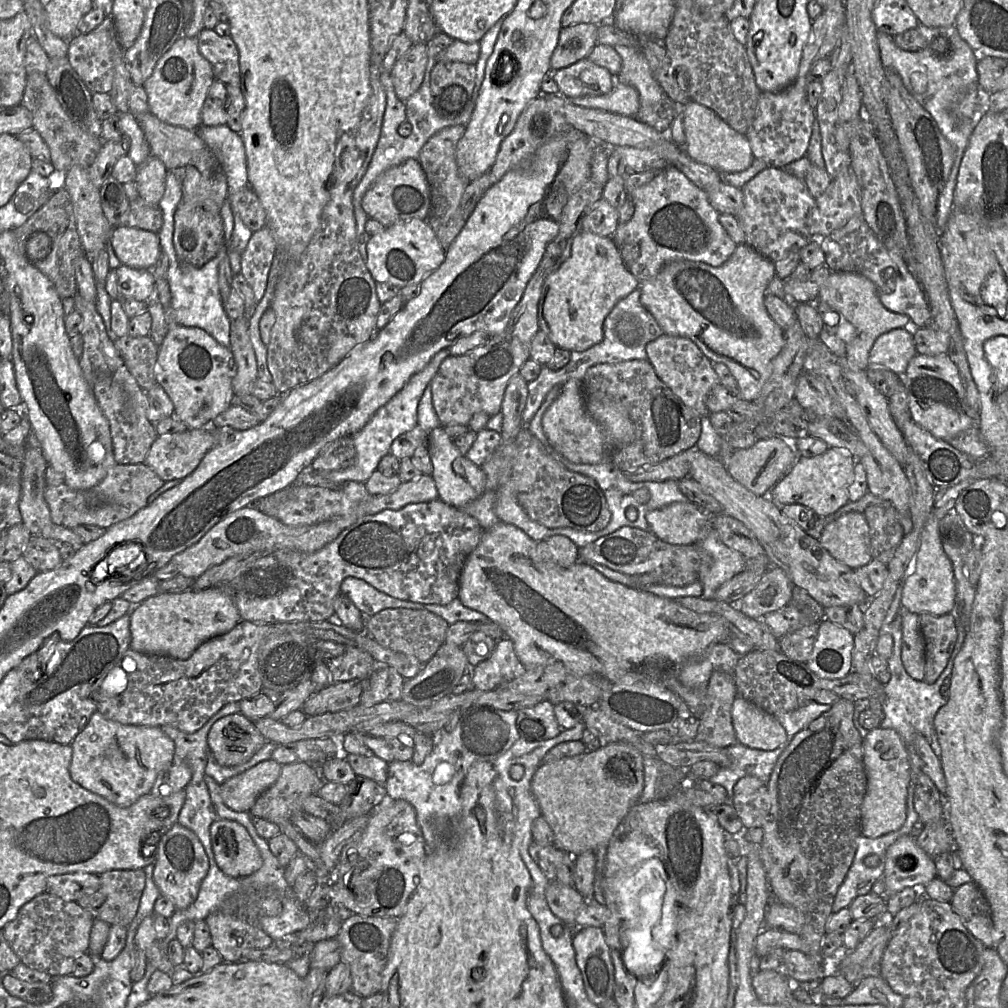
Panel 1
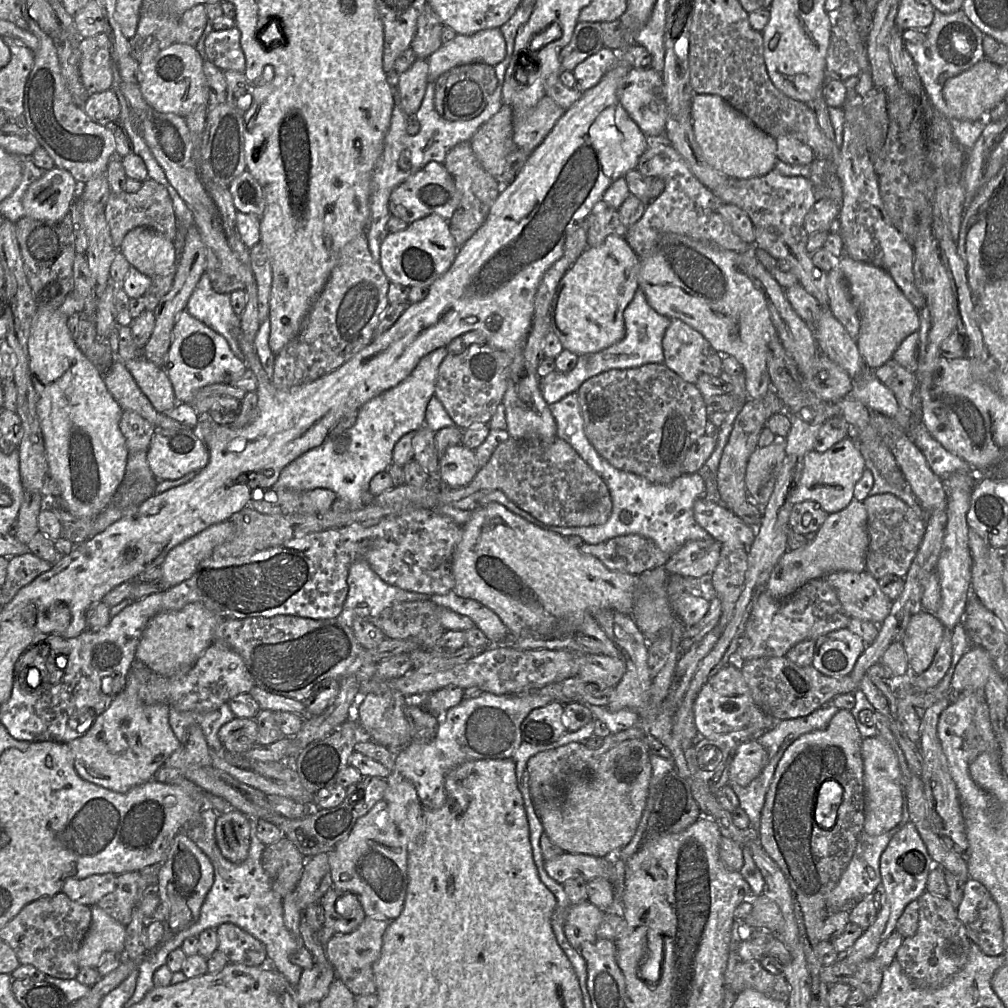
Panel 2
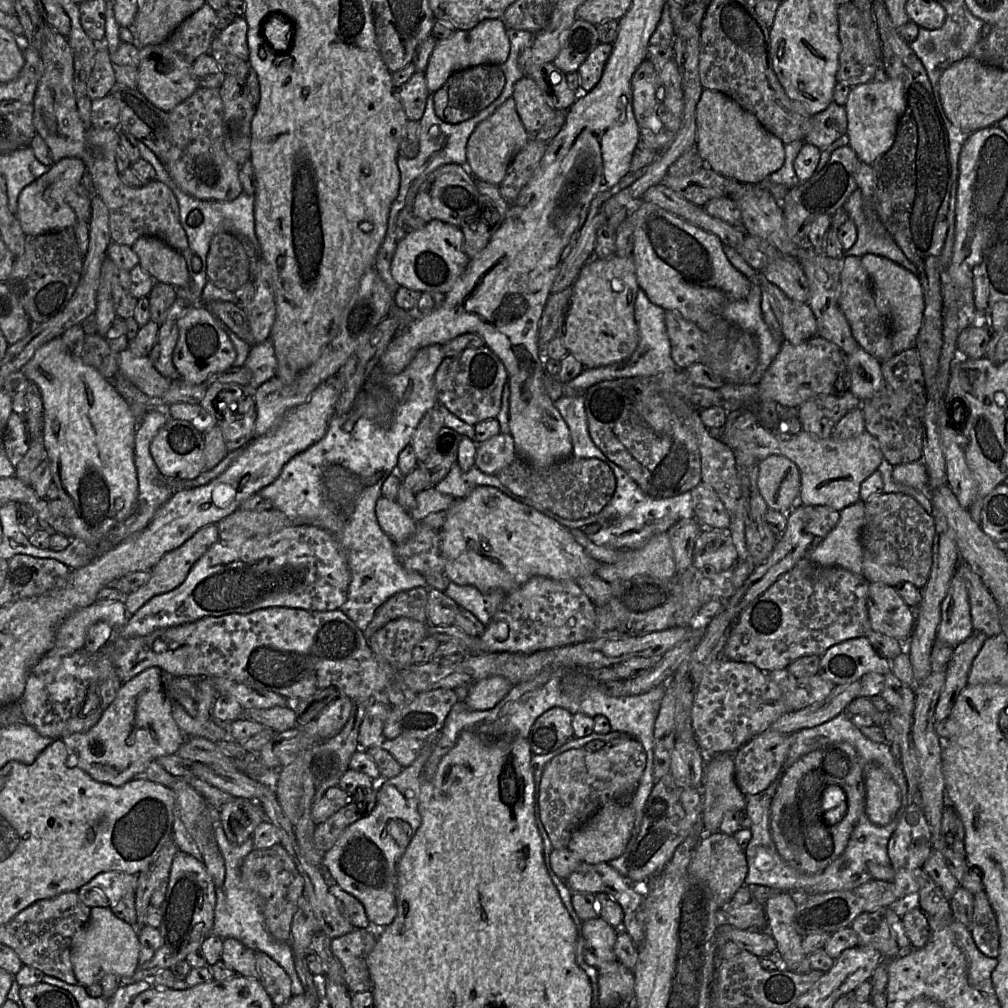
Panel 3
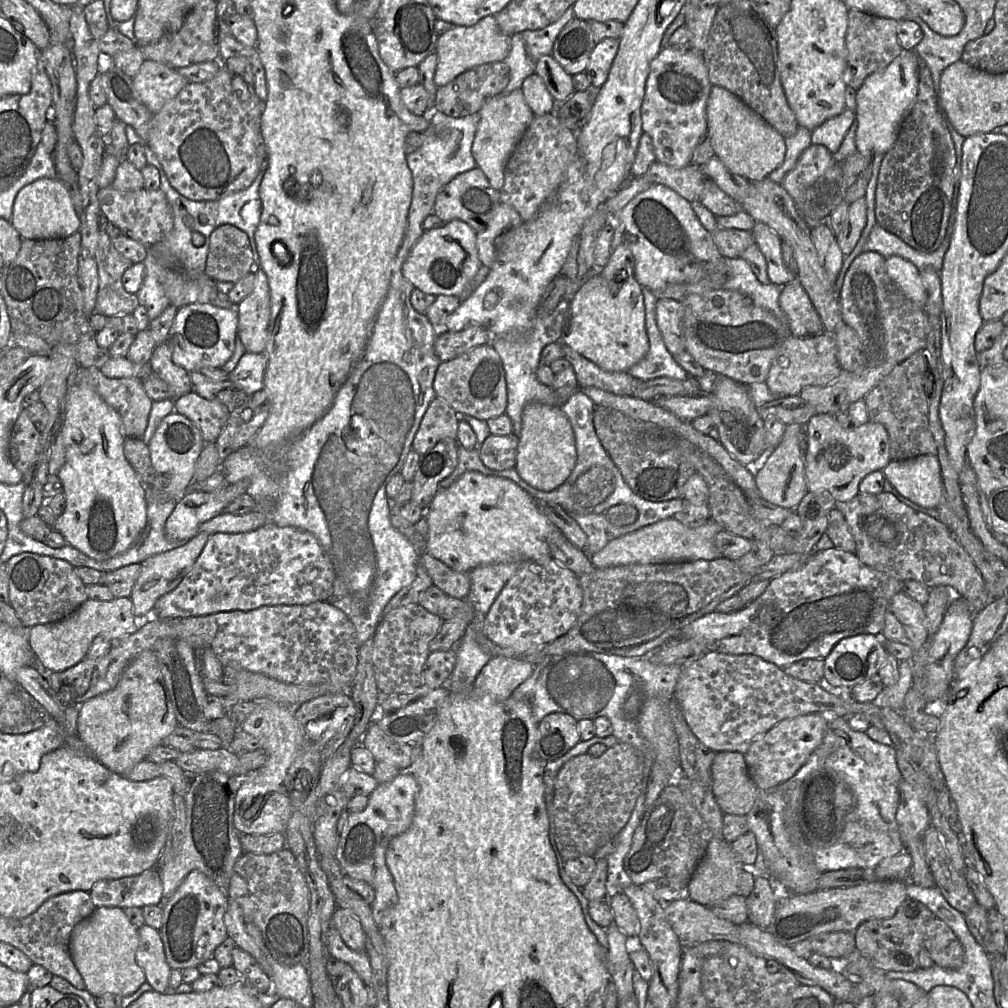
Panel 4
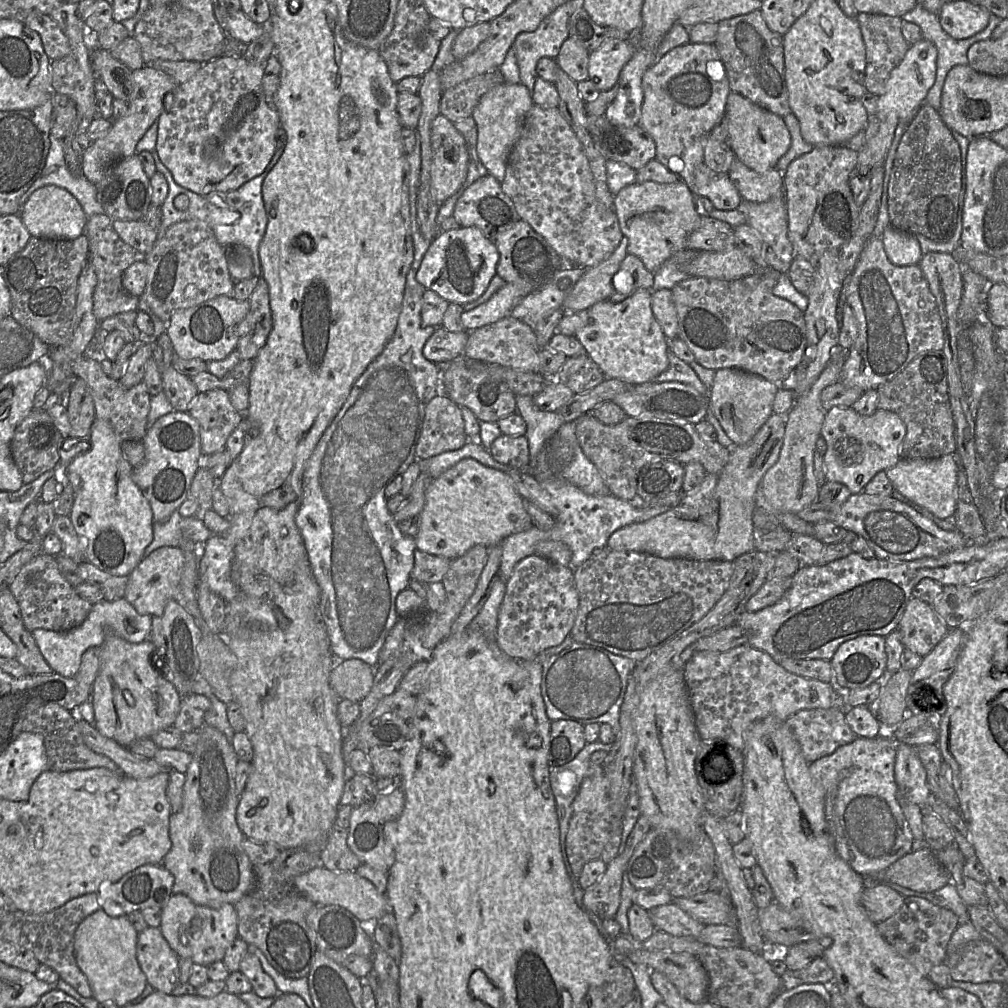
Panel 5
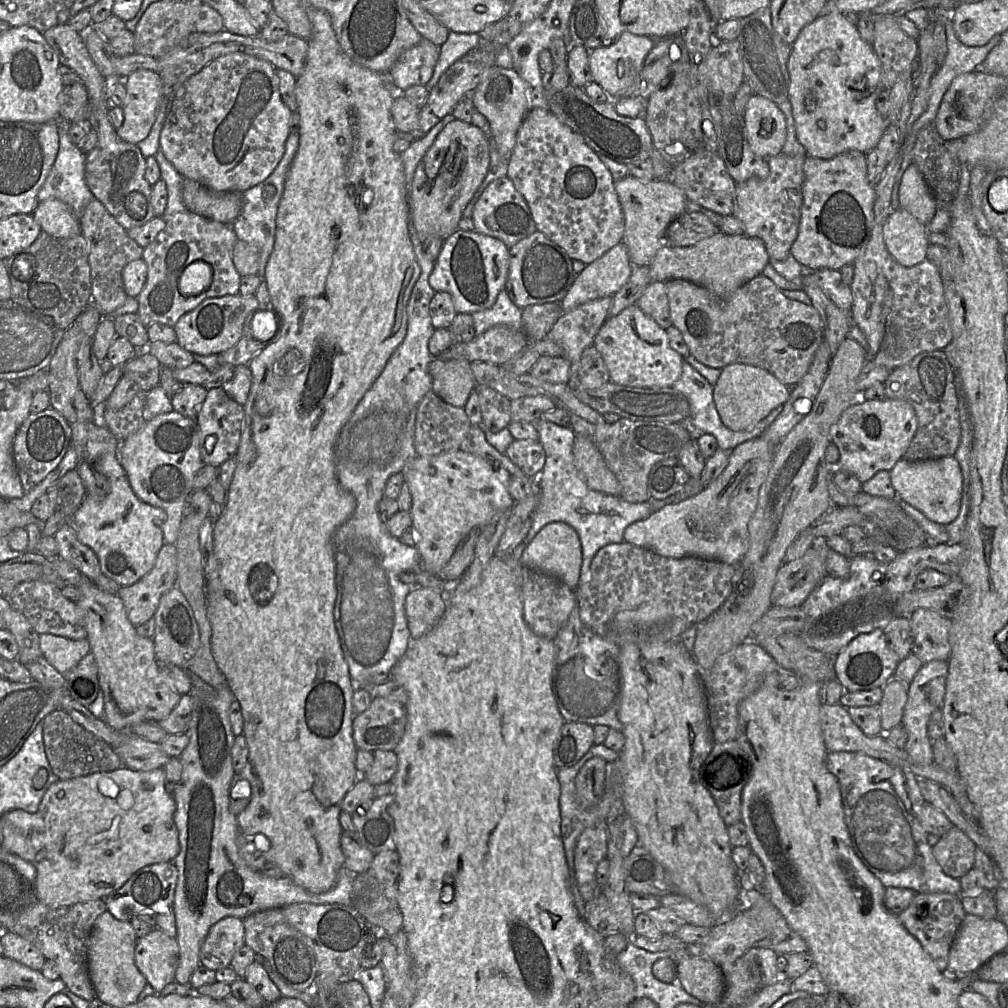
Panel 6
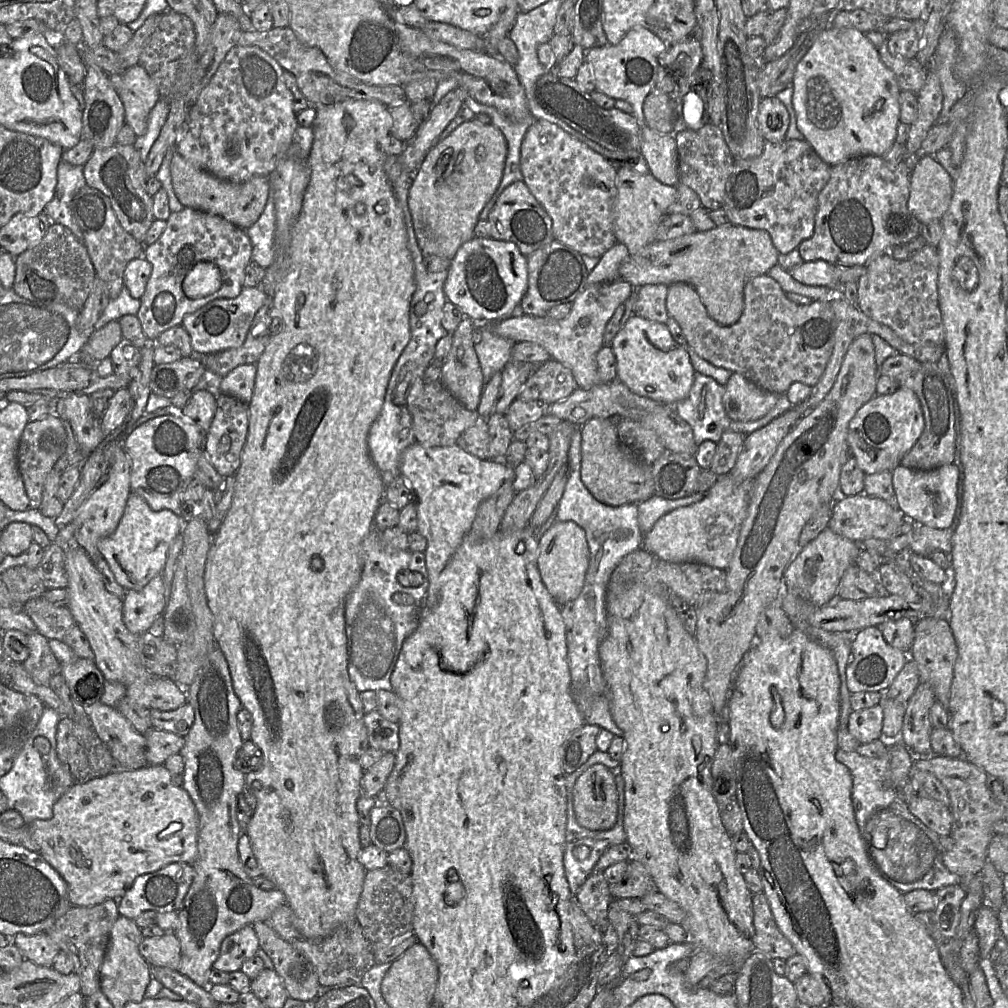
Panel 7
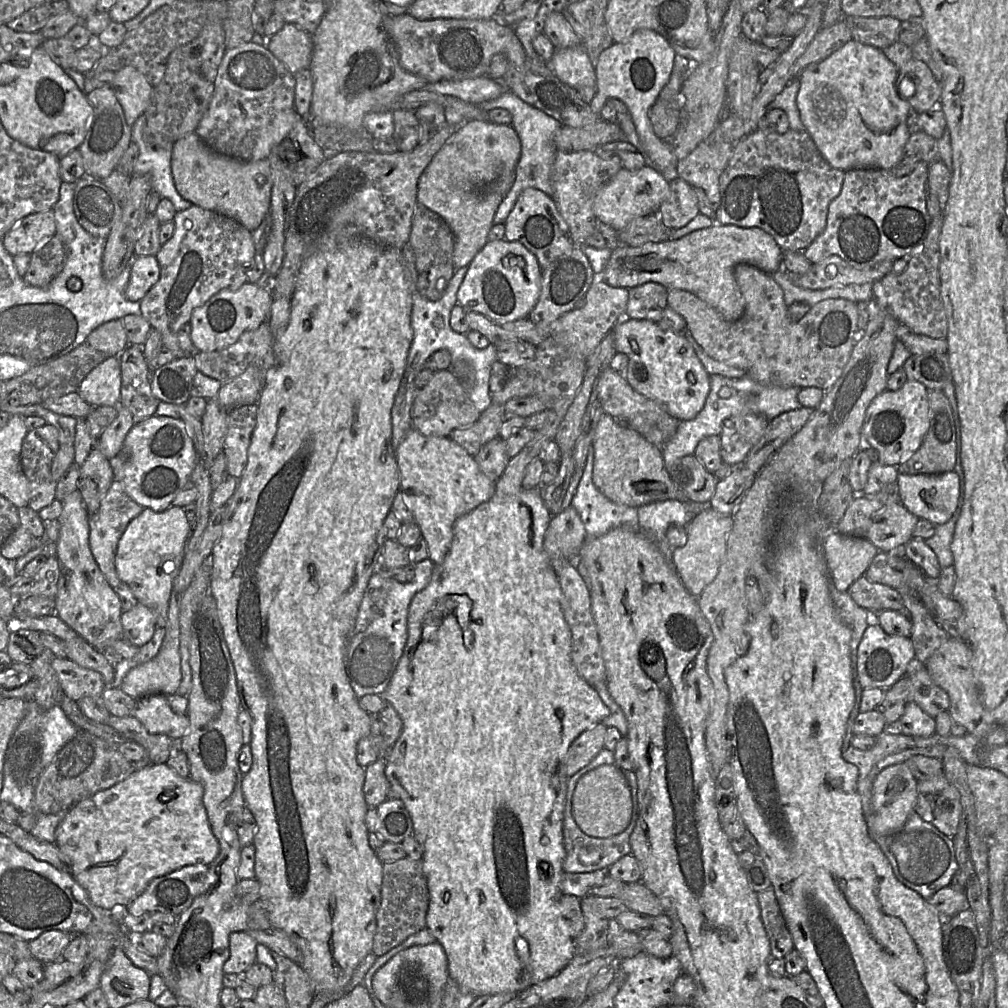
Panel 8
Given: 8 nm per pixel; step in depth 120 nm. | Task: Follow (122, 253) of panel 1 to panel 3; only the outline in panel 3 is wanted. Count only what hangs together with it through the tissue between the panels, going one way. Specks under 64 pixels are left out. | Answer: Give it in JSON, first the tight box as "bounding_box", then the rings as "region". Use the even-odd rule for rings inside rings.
{"bounding_box":[131,236,190,287],"region":[[[143,236],[131,246],[139,257],[139,264],[156,282],[167,283],[175,287],[189,287],[190,274],[182,254],[156,237]]]}

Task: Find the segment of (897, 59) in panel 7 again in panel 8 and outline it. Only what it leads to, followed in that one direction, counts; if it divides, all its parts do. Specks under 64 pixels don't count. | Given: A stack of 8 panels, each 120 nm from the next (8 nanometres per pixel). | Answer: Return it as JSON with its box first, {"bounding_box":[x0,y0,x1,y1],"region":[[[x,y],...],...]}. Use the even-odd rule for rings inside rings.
{"bounding_box":[896,58,941,113],"region":[[[912,58],[898,69],[896,89],[912,111],[922,113],[938,106],[941,88],[928,66]]]}

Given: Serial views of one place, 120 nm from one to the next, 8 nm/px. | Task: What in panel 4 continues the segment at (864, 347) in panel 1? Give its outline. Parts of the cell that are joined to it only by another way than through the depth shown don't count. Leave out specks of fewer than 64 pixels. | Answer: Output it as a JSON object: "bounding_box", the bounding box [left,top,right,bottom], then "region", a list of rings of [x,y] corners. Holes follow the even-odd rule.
{"bounding_box":[885,256,928,308],"region":[[[890,256],[885,260],[885,270],[892,282],[913,303],[921,308],[928,300],[927,290],[917,267],[899,256]]]}

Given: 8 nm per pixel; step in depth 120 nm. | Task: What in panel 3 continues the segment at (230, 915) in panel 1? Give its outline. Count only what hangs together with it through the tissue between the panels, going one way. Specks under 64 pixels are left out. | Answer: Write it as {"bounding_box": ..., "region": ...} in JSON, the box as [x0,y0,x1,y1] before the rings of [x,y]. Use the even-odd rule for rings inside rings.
{"bounding_box":[223,938,260,979],"region":[[[235,938],[223,939],[223,962],[237,975],[260,979],[256,967],[256,952]]]}

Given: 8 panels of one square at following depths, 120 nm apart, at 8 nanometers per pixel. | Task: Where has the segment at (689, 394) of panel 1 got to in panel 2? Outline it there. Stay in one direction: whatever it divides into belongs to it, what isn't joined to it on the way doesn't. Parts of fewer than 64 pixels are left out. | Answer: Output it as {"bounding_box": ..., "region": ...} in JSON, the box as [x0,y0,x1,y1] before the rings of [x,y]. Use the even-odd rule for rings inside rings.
{"bounding_box":[663,319,722,384],"region":[[[671,319],[663,340],[663,364],[686,382],[696,384],[701,374],[719,377],[722,358],[701,333],[680,319]]]}

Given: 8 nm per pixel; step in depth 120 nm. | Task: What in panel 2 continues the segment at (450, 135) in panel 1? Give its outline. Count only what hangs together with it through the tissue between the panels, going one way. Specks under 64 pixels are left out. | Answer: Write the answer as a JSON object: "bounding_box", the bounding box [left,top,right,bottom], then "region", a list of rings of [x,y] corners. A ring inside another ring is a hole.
{"bounding_box":[443,142,502,249],"region":[[[470,142],[454,146],[446,155],[443,166],[452,176],[460,193],[460,203],[448,220],[450,232],[458,249],[471,238],[486,221],[490,209],[502,190],[501,182],[484,170],[472,151]]]}

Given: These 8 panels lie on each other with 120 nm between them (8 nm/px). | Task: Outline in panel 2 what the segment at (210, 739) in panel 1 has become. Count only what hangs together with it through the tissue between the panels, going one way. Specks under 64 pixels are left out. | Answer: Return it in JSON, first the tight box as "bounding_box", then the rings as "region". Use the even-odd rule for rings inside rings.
{"bounding_box":[219,718,257,754],"region":[[[234,718],[219,730],[224,749],[231,754],[243,754],[256,745],[257,724],[255,719]]]}

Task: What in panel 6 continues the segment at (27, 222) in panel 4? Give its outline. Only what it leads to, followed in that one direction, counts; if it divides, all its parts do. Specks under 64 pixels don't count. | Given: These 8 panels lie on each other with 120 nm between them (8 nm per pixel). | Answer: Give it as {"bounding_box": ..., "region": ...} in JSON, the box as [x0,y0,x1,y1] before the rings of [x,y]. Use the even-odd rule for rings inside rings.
{"bounding_box":[32,199,81,238],"region":[[[49,199],[39,202],[32,213],[41,232],[56,238],[70,238],[81,235],[80,221],[62,201]]]}

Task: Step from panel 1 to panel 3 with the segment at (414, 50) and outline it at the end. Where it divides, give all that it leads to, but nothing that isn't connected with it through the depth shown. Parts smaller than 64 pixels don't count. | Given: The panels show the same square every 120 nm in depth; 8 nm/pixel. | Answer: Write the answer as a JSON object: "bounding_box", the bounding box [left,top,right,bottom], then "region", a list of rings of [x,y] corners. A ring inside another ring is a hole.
{"bounding_box":[396,71,429,121],"region":[[[416,71],[411,78],[396,88],[408,121],[418,121],[423,116],[429,90],[426,86],[425,73]]]}

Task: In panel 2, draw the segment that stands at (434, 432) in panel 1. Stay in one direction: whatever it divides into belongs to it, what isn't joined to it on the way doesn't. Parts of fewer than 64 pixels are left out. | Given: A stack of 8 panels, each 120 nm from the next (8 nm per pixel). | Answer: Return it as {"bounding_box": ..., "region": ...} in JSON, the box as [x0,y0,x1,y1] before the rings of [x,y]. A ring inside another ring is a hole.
{"bounding_box":[437,444,478,488],"region":[[[462,444],[448,447],[439,457],[437,476],[448,488],[467,486],[478,473],[475,452]]]}

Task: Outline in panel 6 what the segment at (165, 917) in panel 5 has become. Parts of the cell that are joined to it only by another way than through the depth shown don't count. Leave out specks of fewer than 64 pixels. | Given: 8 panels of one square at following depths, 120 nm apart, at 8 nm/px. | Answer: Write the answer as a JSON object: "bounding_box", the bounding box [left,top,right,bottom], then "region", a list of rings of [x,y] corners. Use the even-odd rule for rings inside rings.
{"bounding_box":[200,916,245,971],"region":[[[228,916],[215,923],[200,948],[200,964],[217,971],[230,967],[235,952],[245,945],[243,920]]]}

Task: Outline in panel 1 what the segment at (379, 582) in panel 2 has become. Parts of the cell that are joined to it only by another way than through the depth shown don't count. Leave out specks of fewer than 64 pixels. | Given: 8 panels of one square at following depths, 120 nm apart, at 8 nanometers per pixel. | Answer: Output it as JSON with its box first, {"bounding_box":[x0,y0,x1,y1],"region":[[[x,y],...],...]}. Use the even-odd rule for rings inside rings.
{"bounding_box":[341,576,424,617],"region":[[[348,576],[342,581],[341,592],[347,595],[366,617],[388,608],[424,609],[421,602],[392,597],[377,590],[366,581],[353,576]]]}

